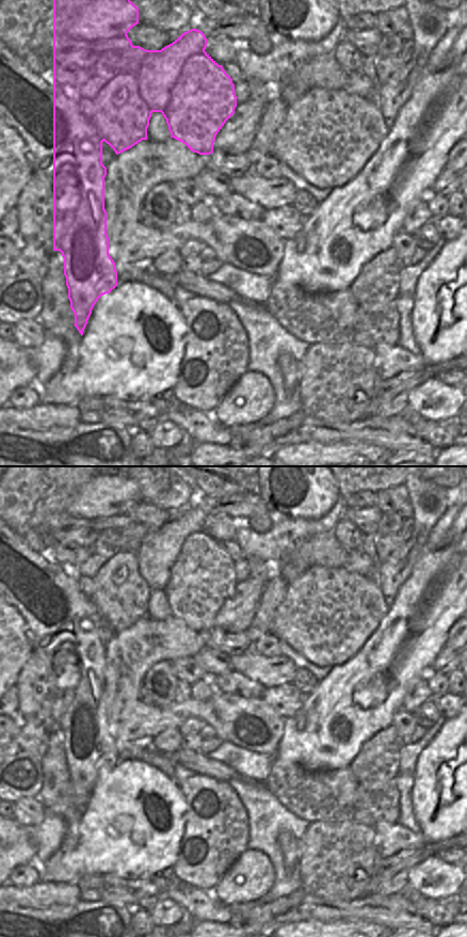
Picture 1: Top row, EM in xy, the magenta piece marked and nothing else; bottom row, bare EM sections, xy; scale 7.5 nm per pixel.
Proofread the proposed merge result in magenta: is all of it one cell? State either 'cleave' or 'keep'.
cleave

